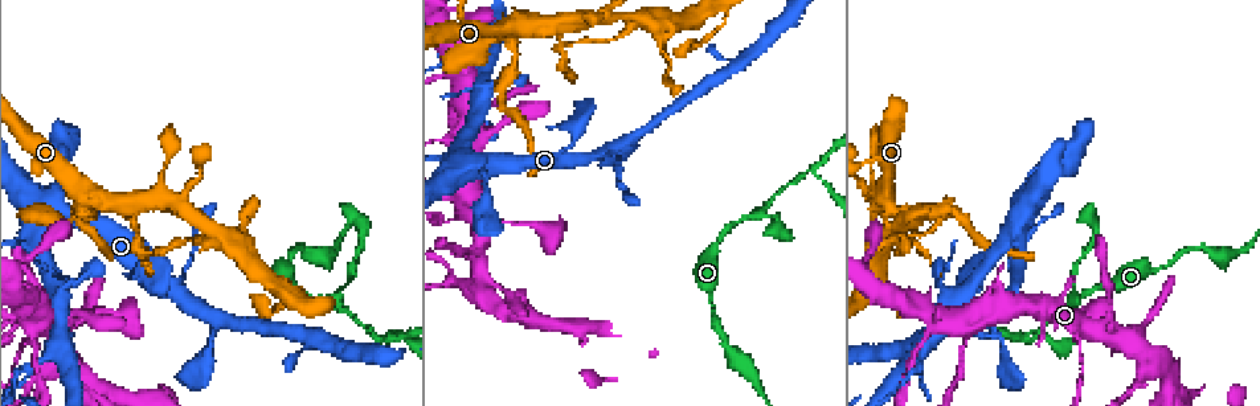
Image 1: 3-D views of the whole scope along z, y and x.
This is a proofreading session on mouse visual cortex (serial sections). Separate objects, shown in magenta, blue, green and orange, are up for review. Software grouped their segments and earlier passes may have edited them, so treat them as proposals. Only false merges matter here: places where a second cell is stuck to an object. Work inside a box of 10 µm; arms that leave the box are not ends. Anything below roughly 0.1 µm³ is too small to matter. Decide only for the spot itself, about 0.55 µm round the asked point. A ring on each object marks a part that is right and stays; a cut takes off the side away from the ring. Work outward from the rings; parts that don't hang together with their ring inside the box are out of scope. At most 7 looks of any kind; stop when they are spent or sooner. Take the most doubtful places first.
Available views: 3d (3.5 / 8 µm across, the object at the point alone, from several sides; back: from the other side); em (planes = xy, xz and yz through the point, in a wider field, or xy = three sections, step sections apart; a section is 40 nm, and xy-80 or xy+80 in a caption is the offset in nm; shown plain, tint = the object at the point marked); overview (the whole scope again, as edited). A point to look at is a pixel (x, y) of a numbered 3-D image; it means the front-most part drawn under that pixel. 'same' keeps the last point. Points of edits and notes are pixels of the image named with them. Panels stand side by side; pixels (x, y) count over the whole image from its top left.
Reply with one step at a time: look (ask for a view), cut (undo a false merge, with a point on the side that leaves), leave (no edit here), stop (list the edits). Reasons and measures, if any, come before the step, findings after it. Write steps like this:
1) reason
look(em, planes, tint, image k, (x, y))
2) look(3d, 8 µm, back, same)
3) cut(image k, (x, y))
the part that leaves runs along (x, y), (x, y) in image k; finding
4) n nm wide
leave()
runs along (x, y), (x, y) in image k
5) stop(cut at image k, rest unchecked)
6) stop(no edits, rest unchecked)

two arms in line, one across
look(3d, 8 µm, back, image 1, (757, 213))

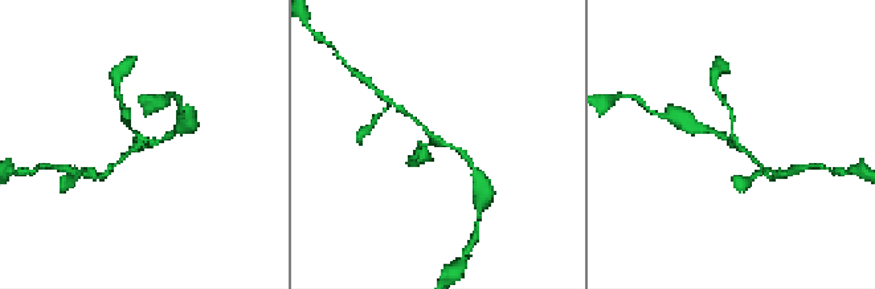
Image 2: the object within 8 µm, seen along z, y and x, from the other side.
3 arms; arms of 100, 150, 200 nm
look(em, xy, step 2, tint, same)

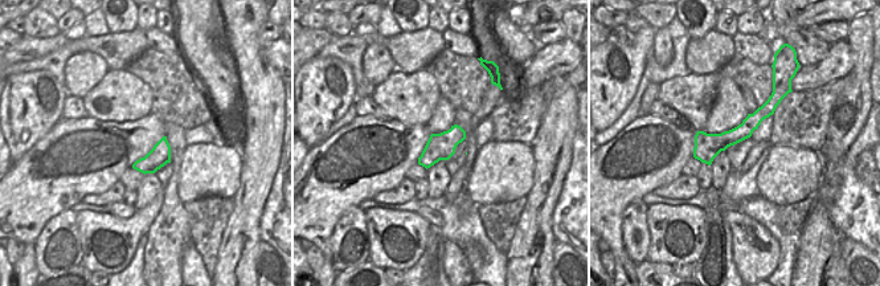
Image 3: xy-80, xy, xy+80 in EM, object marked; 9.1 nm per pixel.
leave()
runs along (470, 161), (437, 142), (414, 119) in image 2; one cell here

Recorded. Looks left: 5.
three arms meet
look(3d, 3.5 µm, image 1, (811, 168))

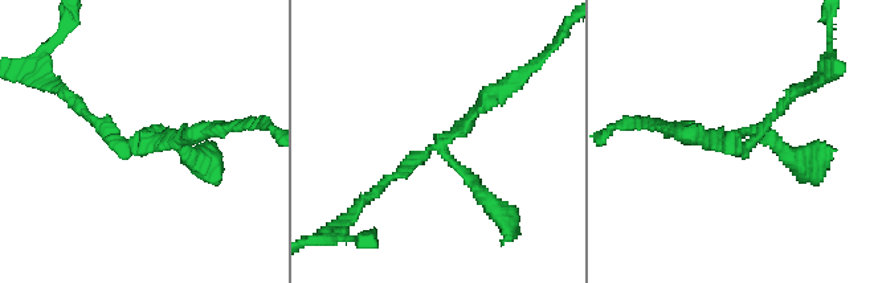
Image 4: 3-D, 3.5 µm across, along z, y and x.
3 arms; arms of 100, 150, 150 nm
look(em, planes, plain, image 4, (737, 142))

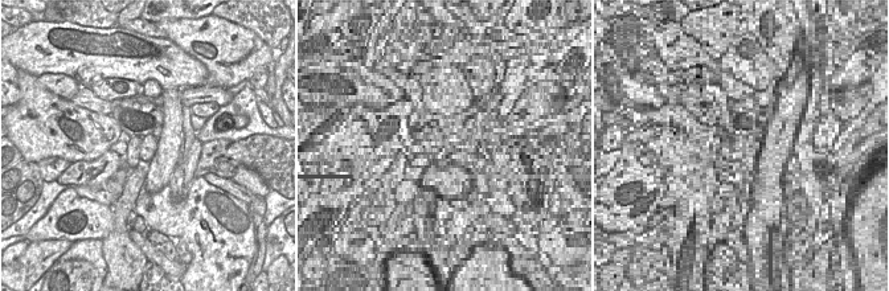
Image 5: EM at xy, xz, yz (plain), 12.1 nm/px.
where the object lies
look(em, planes, tint, same)

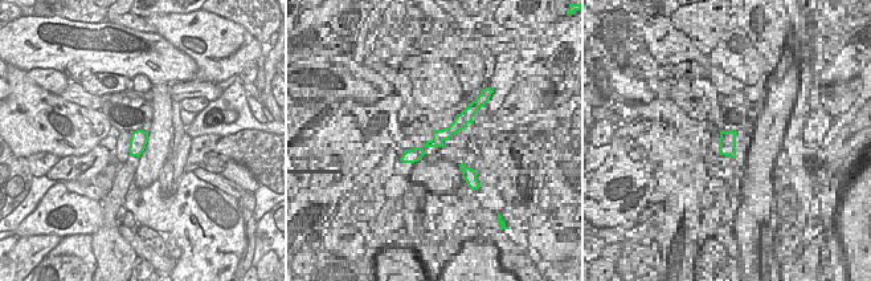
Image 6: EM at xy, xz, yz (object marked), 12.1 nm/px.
200 nm wide
leave()
runs along (78, 101), (122, 146), (163, 130), (192, 154) in image 4; one cell here

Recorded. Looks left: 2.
three arms meet
look(3d, 3.5 µm, image 1, (164, 196))

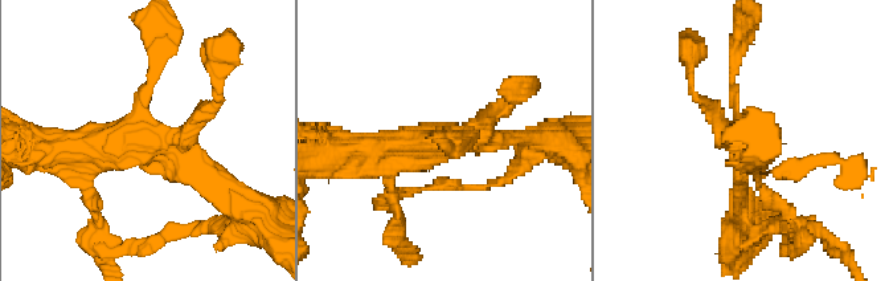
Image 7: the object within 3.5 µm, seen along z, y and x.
shape alone is not enough
look(em, xy, step 2, tint, image 7, (434, 143))

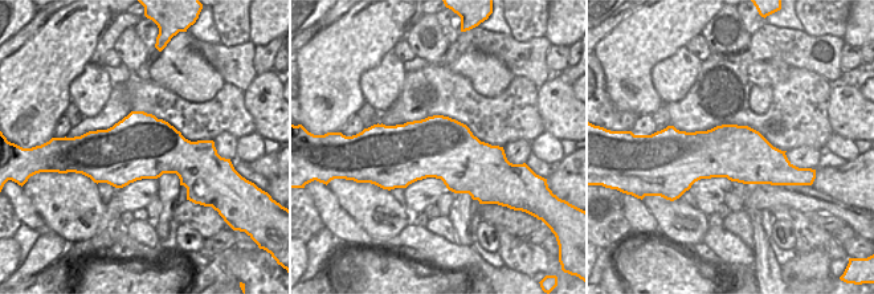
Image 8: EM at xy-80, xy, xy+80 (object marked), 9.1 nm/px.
leave()
runs along (52, 153), (166, 143), (218, 180) in image 7; all the same cell

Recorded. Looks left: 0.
stop(no edits, rest unchecked)

